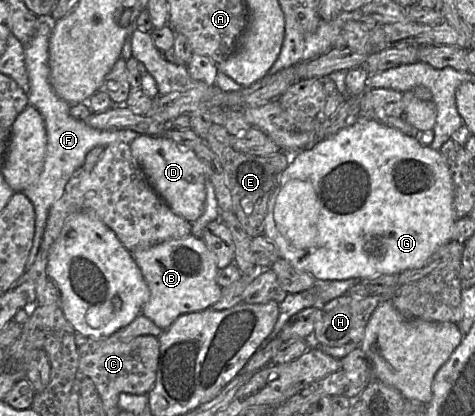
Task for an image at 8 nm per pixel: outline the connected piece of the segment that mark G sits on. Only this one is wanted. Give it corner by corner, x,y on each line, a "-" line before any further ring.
358,119
311,148
291,156
288,166
268,199
264,234
276,243
281,258
287,260
296,271
306,272
315,280
367,279
388,274
399,275
408,269
421,267
438,248
451,241
452,227
457,220
453,201
452,176
440,151
424,146
415,138
374,119

